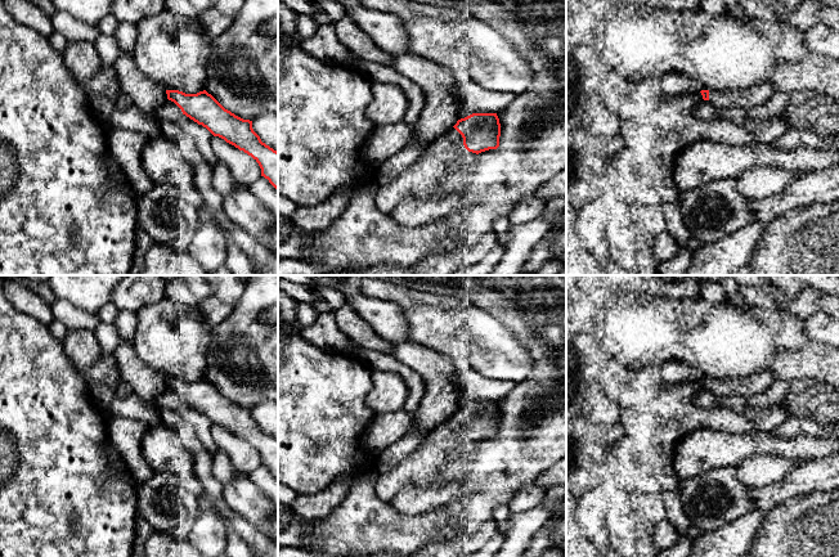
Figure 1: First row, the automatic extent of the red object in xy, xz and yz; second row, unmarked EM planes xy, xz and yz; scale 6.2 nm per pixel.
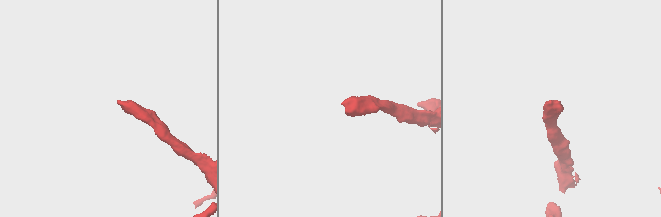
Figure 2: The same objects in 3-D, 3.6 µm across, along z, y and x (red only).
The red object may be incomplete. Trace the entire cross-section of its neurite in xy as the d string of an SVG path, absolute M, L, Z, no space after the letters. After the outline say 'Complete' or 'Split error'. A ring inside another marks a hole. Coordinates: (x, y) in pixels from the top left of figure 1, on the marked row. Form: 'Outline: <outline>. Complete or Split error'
Outline: M166 90L166 94L183 114L206 127L214 136L224 139L251 156L259 163L261 176L278 190L278 152L261 142L252 129L252 121L243 120L225 109L206 90L197 94Z. Complete

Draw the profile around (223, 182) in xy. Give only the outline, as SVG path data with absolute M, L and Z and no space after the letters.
M219 160L212 169L212 185L223 198L238 188L238 184L234 181L226 166Z

